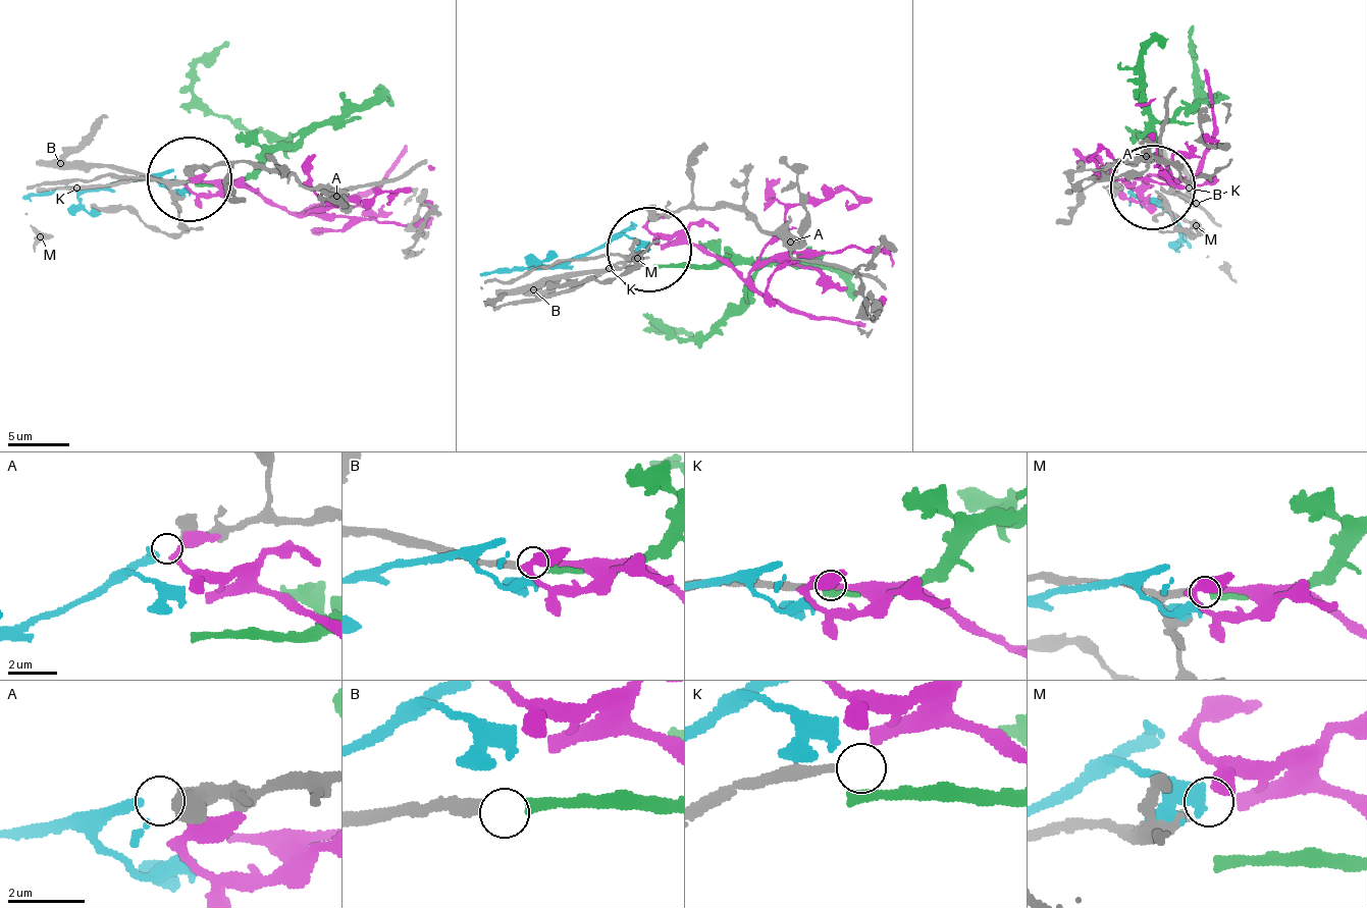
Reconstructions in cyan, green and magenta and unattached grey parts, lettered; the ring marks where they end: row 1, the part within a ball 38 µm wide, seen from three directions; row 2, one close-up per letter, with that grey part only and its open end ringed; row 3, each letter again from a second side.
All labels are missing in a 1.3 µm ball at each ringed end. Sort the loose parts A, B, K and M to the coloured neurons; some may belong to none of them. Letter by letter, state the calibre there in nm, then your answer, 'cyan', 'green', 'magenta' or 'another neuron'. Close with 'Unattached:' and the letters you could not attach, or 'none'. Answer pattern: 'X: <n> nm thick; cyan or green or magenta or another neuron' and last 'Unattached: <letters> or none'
A: 400 nm thick; cyan
B: 280 nm thick; green
K: 240 nm thick; another neuron
M: 260 nm thick; magenta
Unattached: K

